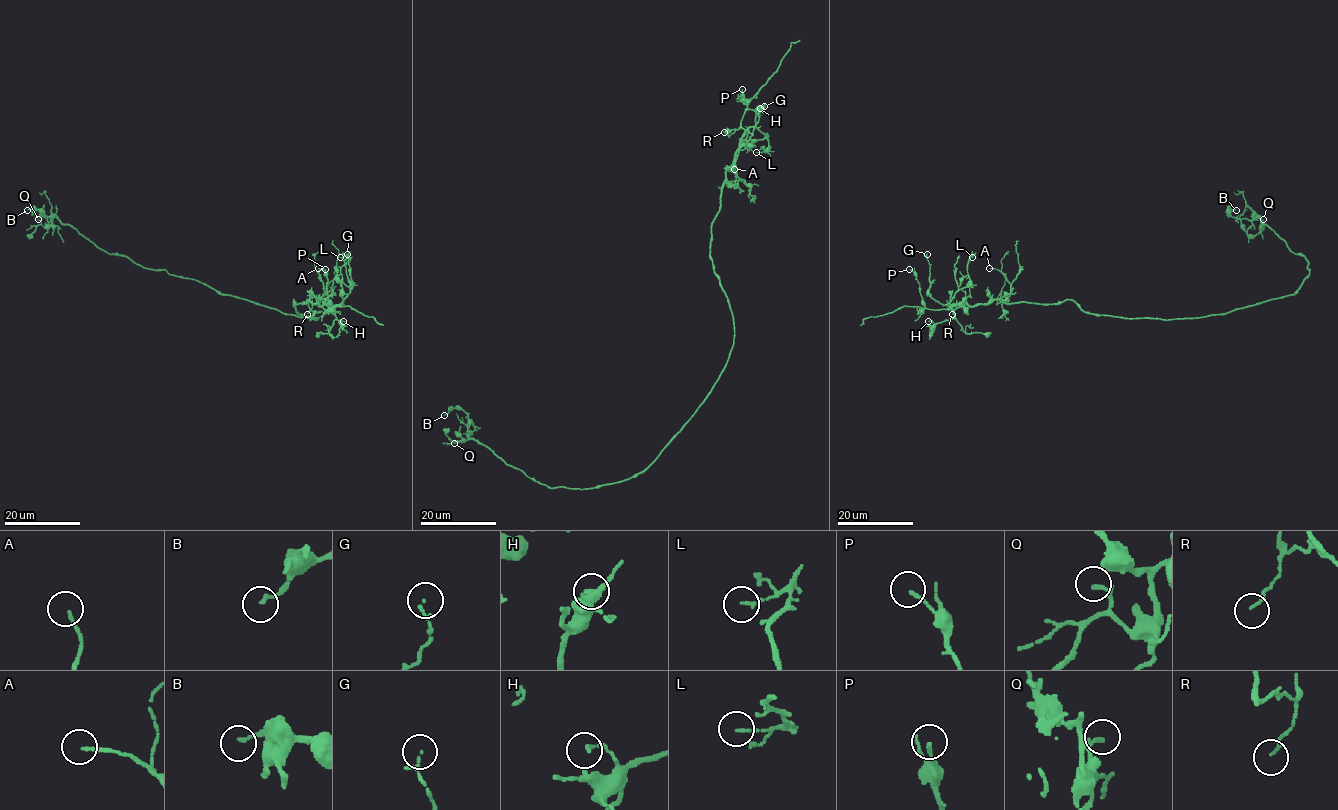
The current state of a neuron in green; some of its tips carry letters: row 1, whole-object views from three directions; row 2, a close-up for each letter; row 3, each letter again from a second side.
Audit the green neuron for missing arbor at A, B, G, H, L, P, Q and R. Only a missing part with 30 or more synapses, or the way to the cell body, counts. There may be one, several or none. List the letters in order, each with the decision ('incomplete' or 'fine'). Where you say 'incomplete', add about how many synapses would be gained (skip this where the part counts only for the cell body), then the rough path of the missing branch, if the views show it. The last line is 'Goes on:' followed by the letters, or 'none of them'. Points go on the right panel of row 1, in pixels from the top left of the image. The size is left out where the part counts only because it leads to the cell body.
A: fine
B: fine
G: fine
H: fine
L: fine
P: fine
Q: fine
R: fine
Goes on: none of them

